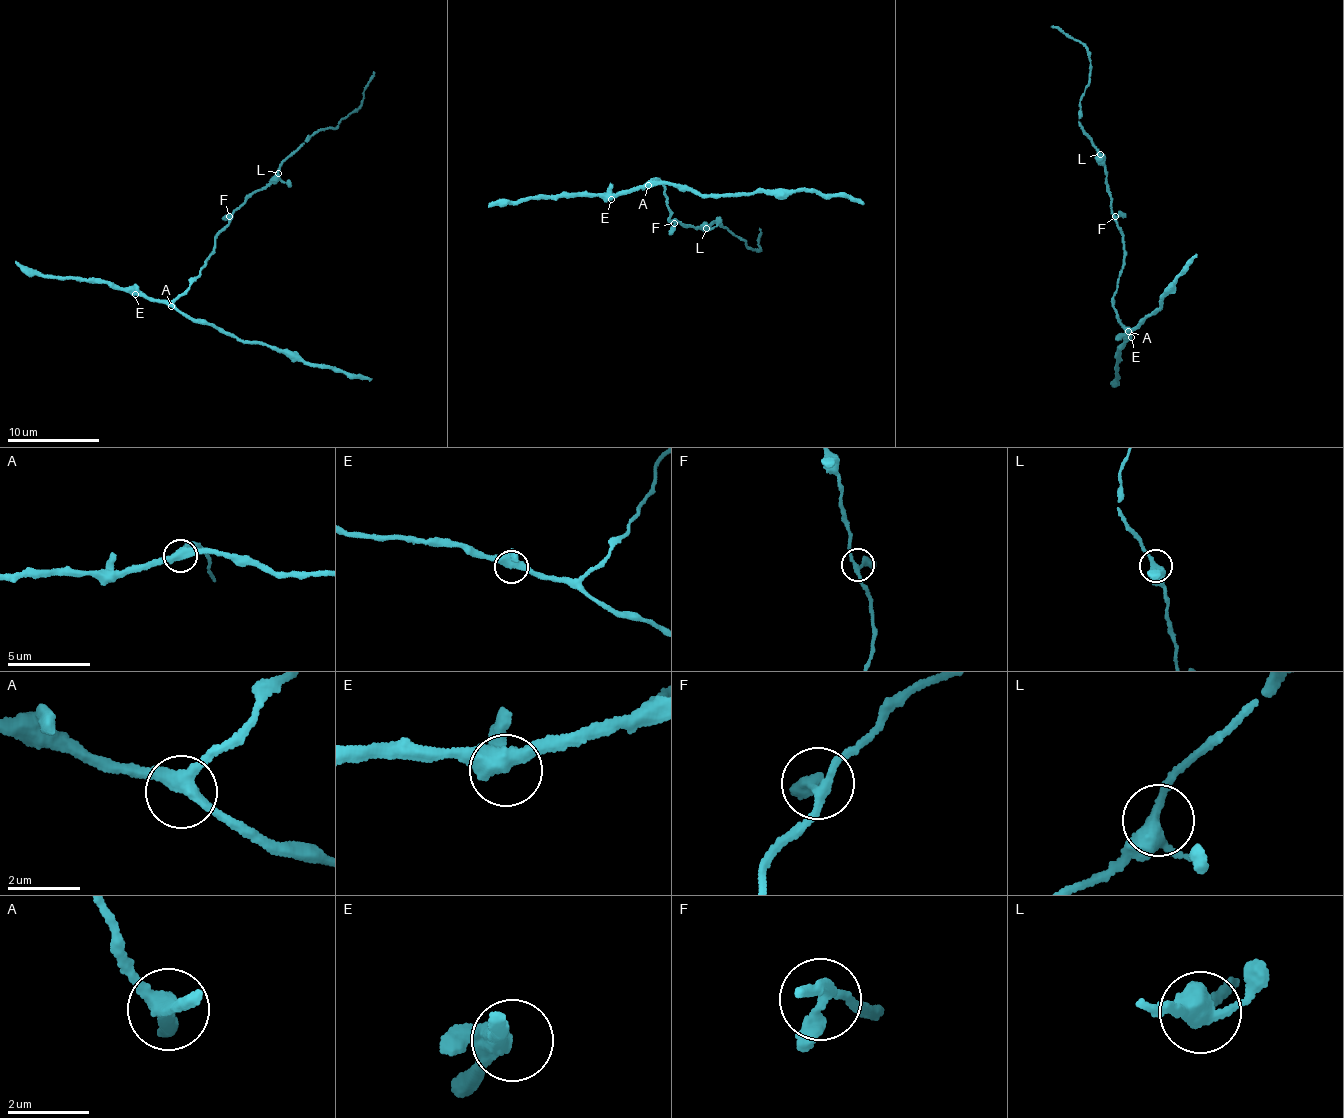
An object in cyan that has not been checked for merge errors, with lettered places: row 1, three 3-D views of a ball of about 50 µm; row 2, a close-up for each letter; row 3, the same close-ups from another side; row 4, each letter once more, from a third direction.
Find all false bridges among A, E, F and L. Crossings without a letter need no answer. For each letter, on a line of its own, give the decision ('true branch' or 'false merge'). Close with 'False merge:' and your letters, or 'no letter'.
A: true branch
E: true branch
F: true branch
L: true branch
False merge: no letter

